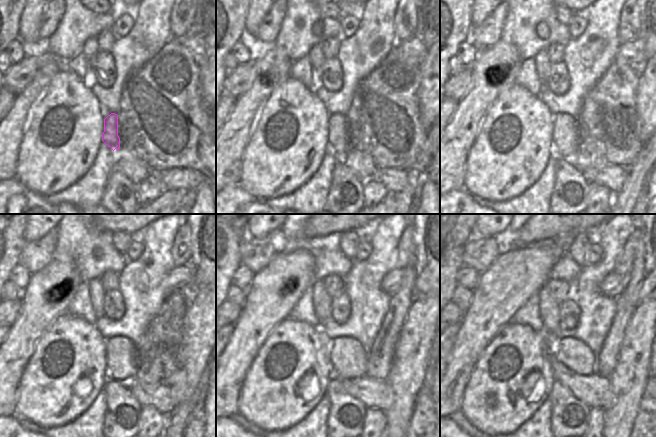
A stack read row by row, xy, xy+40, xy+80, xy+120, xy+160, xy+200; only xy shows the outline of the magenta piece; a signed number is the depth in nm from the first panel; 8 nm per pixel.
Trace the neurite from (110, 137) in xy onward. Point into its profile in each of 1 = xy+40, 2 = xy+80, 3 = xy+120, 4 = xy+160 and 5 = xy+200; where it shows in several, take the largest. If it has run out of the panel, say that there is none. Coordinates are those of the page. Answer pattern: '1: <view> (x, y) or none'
1: xy+40 (338, 134)
2: xy+80 (565, 136)
3: xy+120 (122, 362)
4: xy+160 (349, 359)
5: xy+200 (573, 353)

